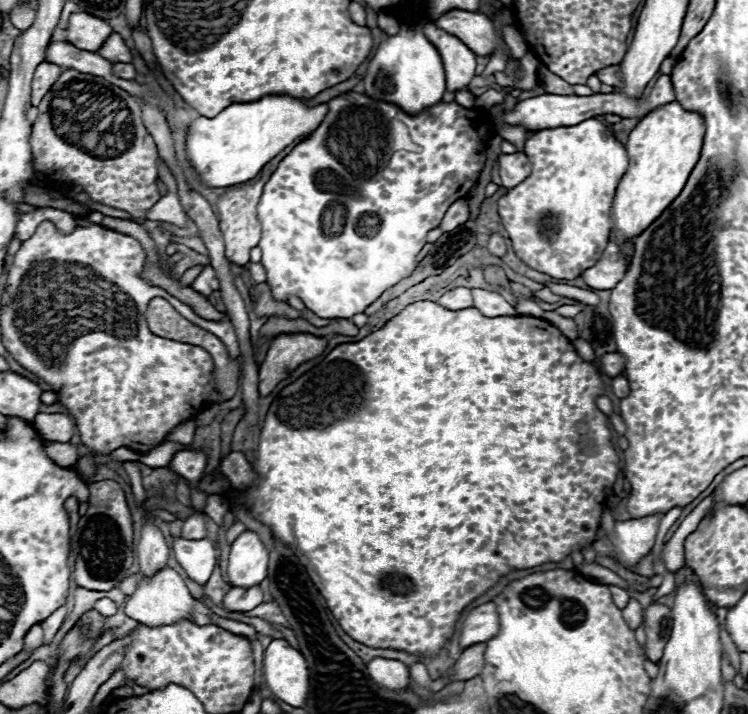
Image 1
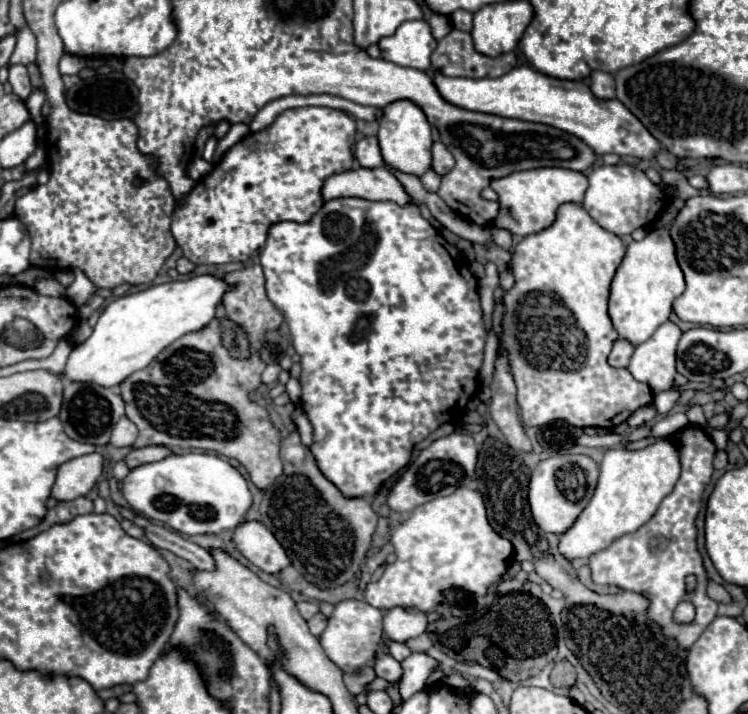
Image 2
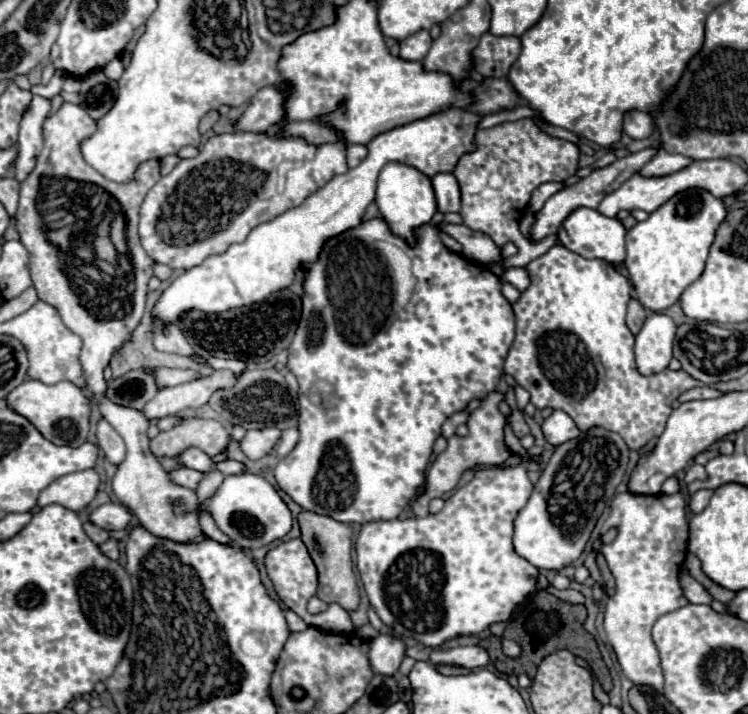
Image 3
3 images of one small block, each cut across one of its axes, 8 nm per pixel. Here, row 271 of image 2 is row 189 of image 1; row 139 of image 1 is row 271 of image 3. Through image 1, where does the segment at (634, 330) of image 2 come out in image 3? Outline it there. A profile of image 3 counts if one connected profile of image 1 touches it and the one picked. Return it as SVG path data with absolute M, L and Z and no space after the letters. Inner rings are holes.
M688 188L654 210L648 220L638 222L632 230L628 230L624 266L632 278L636 298L646 310L666 310L680 300L682 292L694 280L698 280L704 272L714 232L726 214L726 206L720 198L710 196L710 192L702 188Z

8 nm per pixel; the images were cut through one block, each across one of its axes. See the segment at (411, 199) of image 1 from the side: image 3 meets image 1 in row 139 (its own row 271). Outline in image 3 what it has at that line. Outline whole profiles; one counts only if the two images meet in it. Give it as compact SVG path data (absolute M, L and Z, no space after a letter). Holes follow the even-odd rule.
M380 218L362 222L358 228L352 228L332 240L326 242L326 246L322 248L318 260L314 264L306 264L306 280L304 280L304 296L302 296L302 320L298 324L298 332L288 348L288 370L298 378L300 390L298 390L298 400L300 400L300 440L296 444L296 448L284 456L276 470L276 482L278 486L296 502L300 504L304 510L322 514L322 516L330 516L338 522L372 522L372 520L392 520L396 518L406 504L422 490L424 484L424 470L428 466L428 460L432 456L432 446L436 442L436 438L440 436L440 428L444 424L446 418L450 418L452 414L464 410L468 406L470 400L474 398L484 398L488 392L492 392L502 376L502 368L504 368L504 358L510 350L510 344L514 342L514 310L510 306L510 302L502 296L500 288L500 278L496 274L492 274L490 268L466 260L464 256L448 250L440 236L438 230L432 224L426 224L422 228L416 230L416 246L410 248L402 238L394 236L386 222ZM376 242L390 242L394 246L398 246L410 260L412 260L412 274L416 278L416 288L412 294L412 300L408 302L406 308L400 306L392 306L388 304L388 296L376 296L376 288L378 288L378 274L376 274L376 266L374 266L374 244Z

